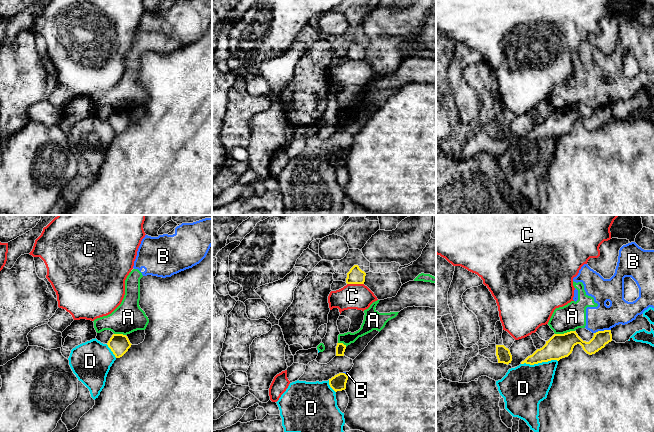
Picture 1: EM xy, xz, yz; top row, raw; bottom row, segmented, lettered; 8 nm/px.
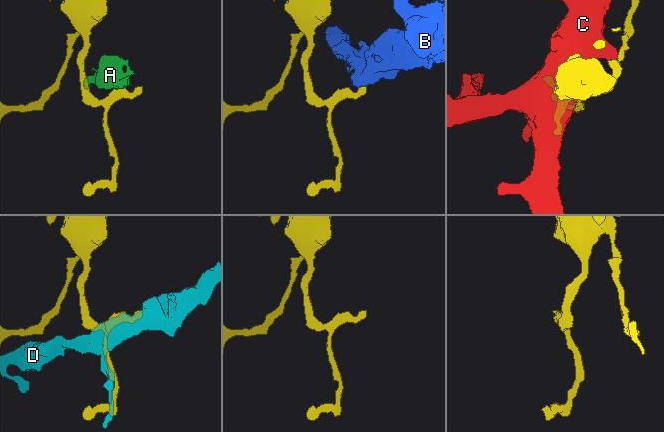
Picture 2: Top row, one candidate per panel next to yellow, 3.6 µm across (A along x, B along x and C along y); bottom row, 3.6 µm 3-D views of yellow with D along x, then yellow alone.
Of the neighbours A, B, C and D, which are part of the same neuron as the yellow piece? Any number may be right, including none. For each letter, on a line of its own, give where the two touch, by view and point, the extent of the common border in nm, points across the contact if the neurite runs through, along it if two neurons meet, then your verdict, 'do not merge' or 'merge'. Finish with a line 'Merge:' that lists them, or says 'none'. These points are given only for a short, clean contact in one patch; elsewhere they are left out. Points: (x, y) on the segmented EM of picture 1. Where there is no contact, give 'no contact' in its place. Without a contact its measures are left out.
A: meets yellow in yz at (564, 333); contact 160 nm long; border along yz (574, 330), (555, 334); do not merge
B: meets yellow in yz at (602, 331); contact 140 nm long; border along yz (610, 329), (594, 333); do not merge
C: meets yellow in xz at (355, 283); contact 140 nm long; do not merge
D: meets yellow in yz at (539, 362); contact 300 nm long; do not merge
Merge: none

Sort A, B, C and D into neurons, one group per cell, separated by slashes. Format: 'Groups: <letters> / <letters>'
Groups: A B / C / D

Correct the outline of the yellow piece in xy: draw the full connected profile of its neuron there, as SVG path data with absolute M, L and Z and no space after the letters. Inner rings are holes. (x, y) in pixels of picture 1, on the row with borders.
M113 334L107 343L116 358L122 357L131 347L131 343L126 335Z

